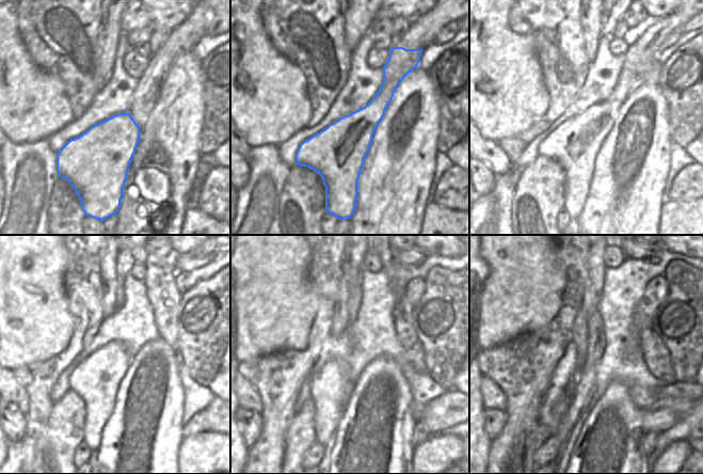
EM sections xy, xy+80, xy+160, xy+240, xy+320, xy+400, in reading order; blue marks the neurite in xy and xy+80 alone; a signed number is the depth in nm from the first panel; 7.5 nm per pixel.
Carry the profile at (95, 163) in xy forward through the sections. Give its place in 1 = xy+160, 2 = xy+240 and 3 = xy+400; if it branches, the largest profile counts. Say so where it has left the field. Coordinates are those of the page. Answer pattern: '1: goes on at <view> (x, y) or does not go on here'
1: goes on at xy+160 (575, 143)
2: goes on at xy+240 (96, 380)
3: goes on at xy+400 (562, 406)

